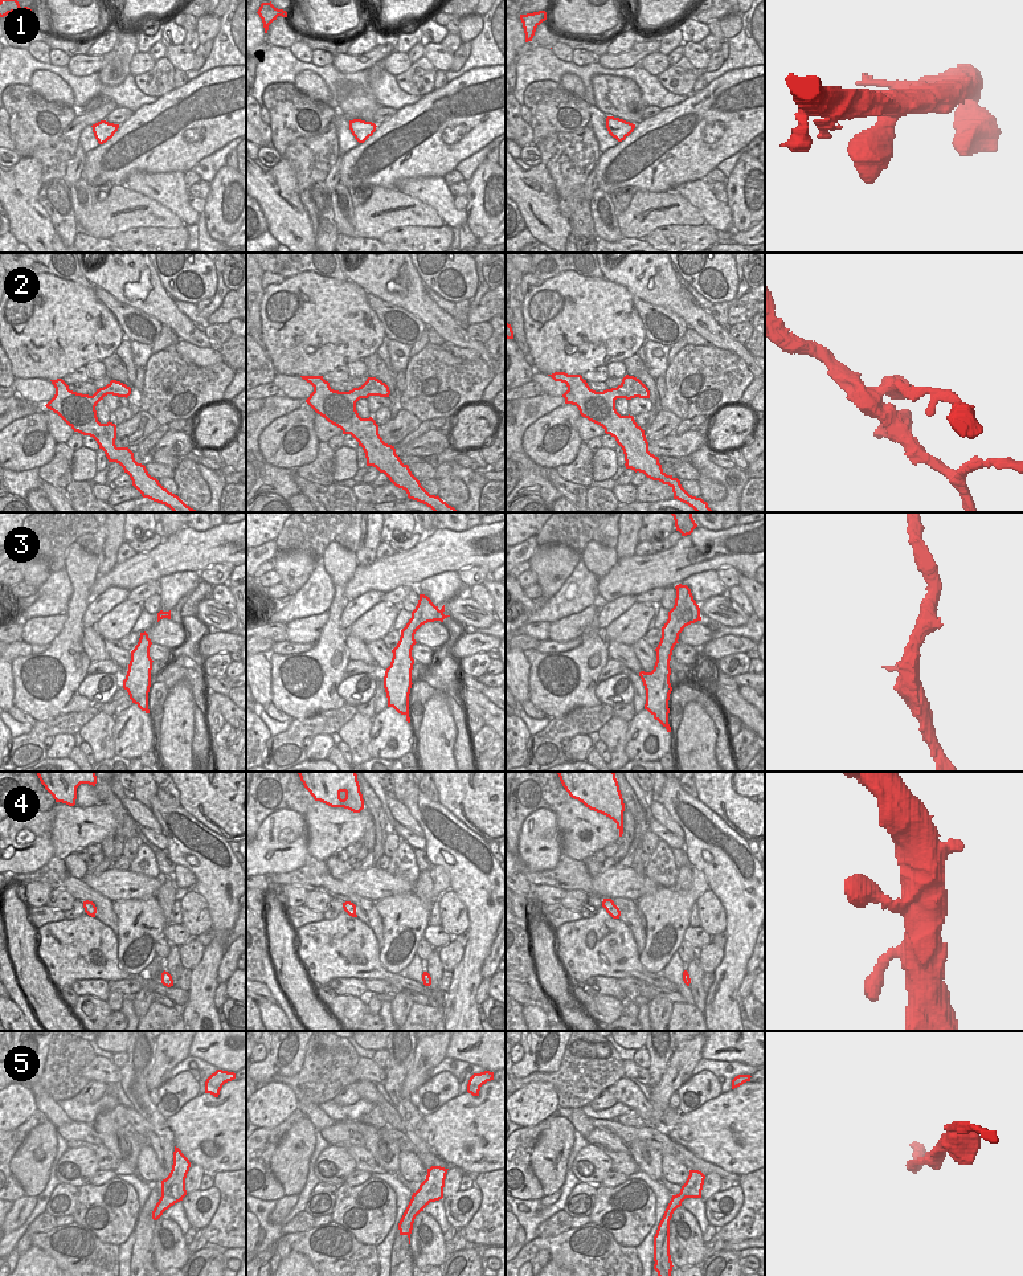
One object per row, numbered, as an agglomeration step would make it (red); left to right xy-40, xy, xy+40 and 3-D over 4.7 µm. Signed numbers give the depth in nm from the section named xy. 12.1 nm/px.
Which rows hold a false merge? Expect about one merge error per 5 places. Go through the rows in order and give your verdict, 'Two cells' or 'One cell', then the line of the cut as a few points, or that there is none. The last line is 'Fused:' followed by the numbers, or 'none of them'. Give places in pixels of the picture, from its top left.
1: One cell. No split
2: One cell. No split
3: One cell. No split
4: One cell. No split
5: One cell. No split
Fused: none of them.

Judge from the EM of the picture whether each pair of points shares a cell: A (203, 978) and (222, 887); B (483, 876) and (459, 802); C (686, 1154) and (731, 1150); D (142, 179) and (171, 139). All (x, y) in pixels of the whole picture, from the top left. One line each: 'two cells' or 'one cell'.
A: one cell
B: two cells
C: two cells
D: two cells

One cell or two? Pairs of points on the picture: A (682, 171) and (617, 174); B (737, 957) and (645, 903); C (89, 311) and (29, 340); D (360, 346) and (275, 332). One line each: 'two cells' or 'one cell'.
A: one cell
B: two cells
C: one cell
D: one cell

